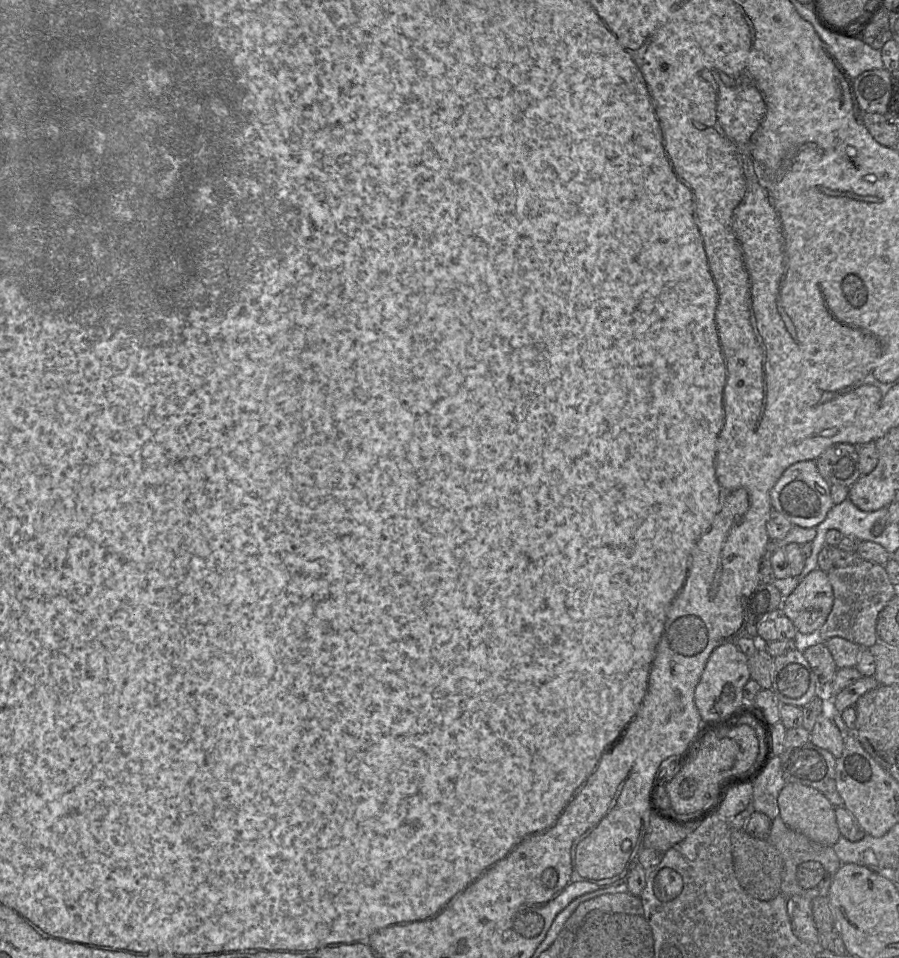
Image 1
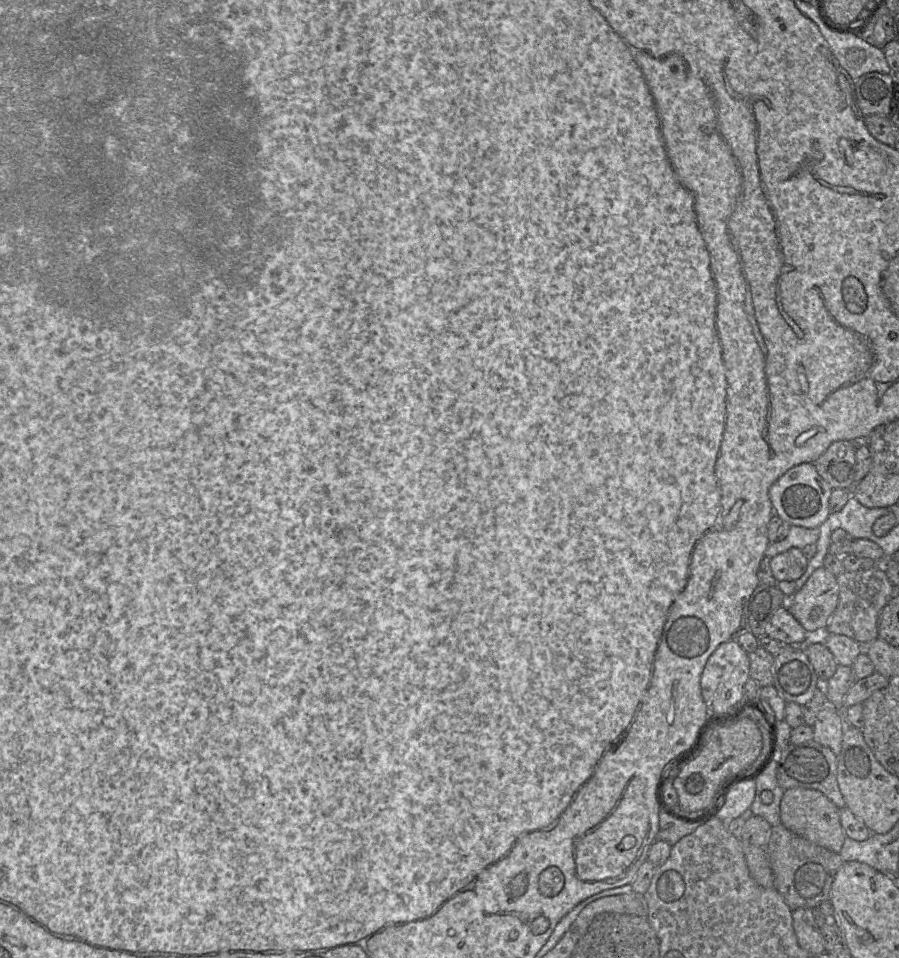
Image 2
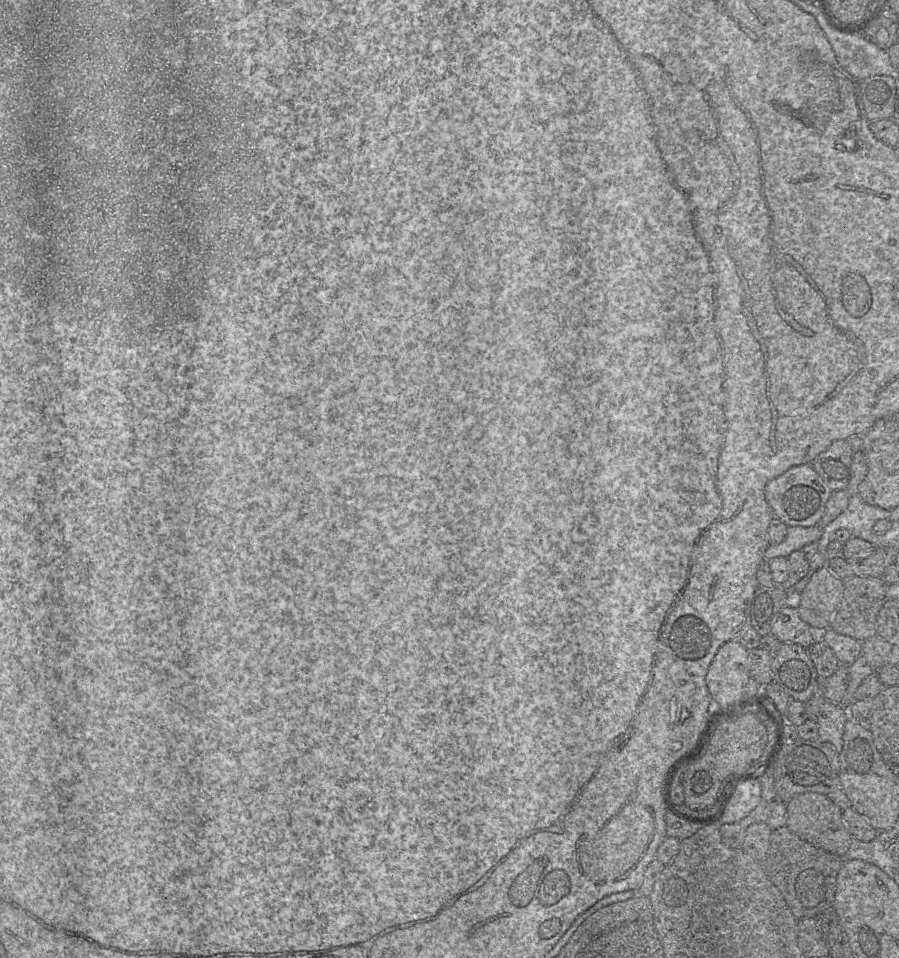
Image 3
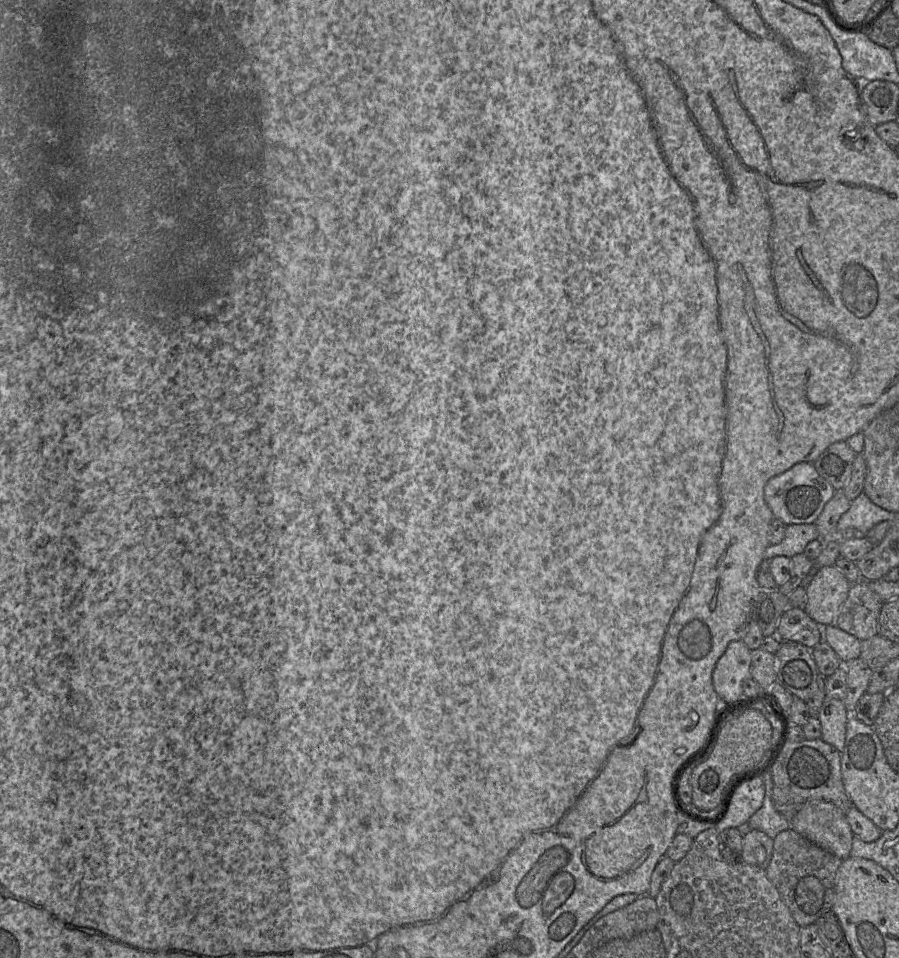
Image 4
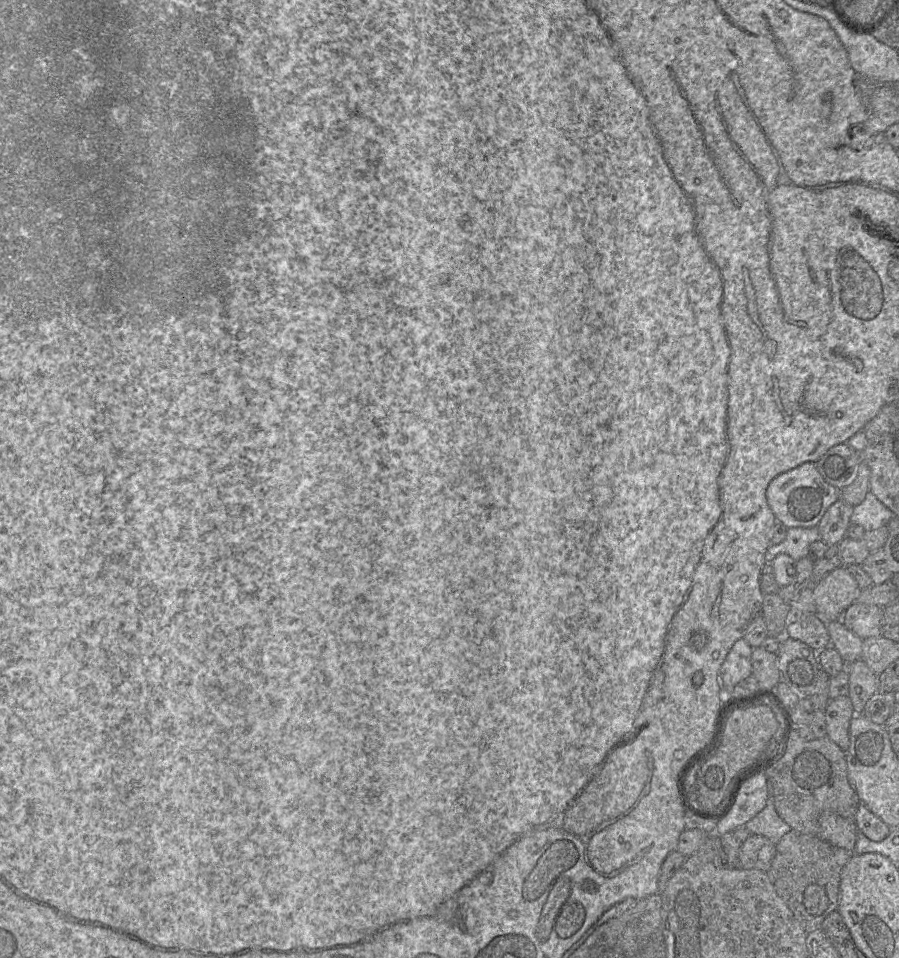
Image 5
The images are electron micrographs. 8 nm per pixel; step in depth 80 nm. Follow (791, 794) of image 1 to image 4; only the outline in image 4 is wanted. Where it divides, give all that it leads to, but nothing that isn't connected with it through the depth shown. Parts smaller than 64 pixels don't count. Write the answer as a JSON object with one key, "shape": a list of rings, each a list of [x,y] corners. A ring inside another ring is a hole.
{"shape":[[[831,802],[804,803],[790,820],[790,828],[841,860],[851,857],[854,834],[846,814]]]}

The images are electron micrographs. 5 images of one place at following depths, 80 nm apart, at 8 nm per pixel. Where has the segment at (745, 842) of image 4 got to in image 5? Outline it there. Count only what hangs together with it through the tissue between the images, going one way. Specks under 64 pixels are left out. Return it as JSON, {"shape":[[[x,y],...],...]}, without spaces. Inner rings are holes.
{"shape":[[[750,834],[740,848],[739,867],[767,872],[776,853],[776,845],[770,839]]]}

